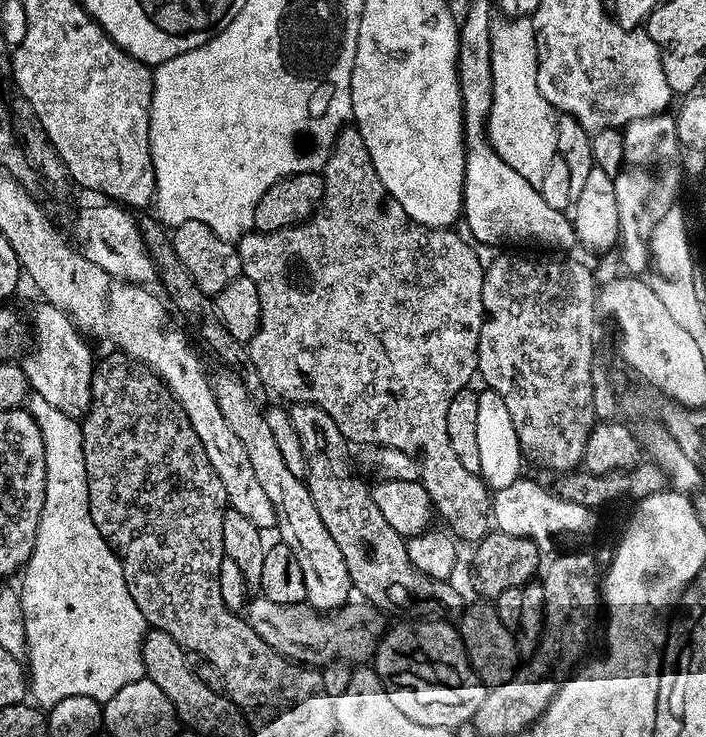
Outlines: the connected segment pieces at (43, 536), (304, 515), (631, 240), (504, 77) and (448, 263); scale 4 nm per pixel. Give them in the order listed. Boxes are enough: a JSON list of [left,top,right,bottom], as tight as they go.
[[18,407,150,710],[210,370,354,613],[614,114,685,274],[488,18,558,186],[236,126,490,542]]

